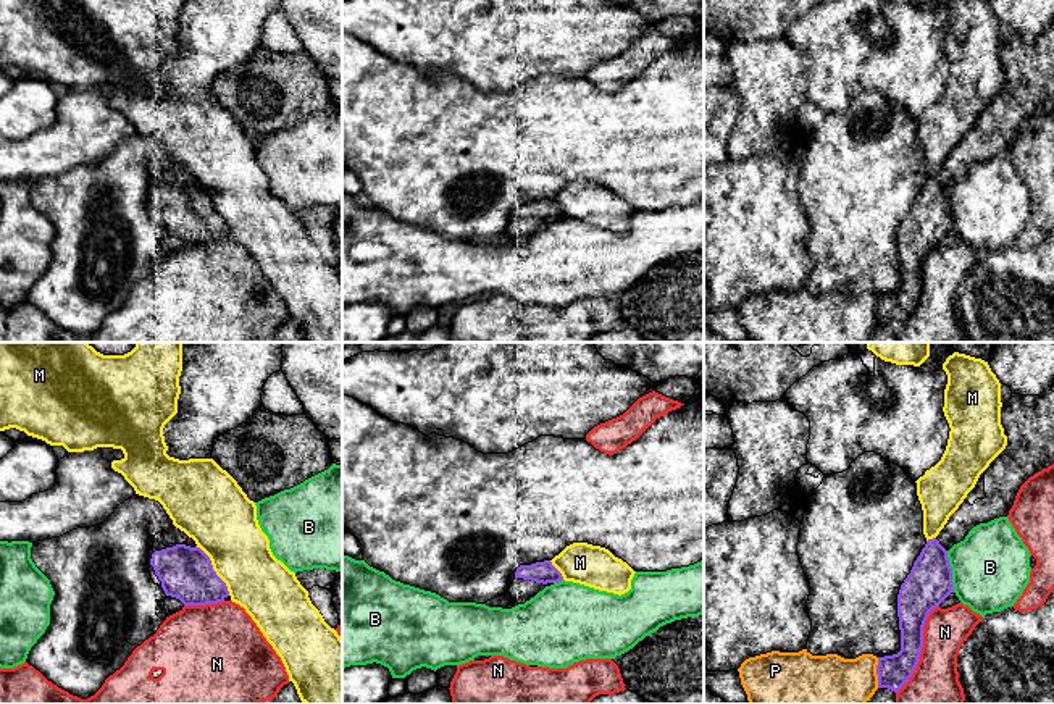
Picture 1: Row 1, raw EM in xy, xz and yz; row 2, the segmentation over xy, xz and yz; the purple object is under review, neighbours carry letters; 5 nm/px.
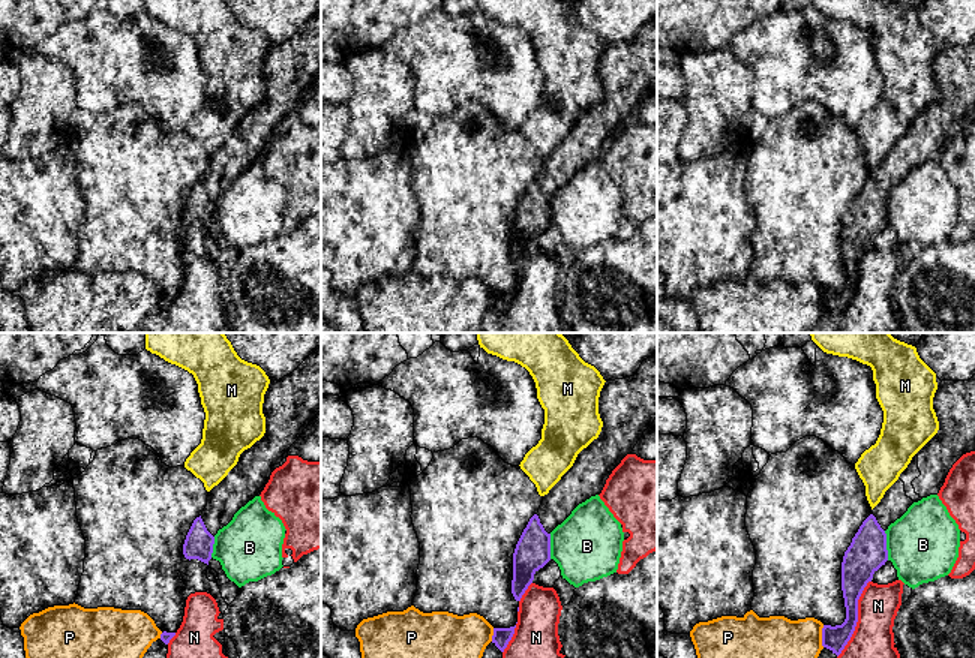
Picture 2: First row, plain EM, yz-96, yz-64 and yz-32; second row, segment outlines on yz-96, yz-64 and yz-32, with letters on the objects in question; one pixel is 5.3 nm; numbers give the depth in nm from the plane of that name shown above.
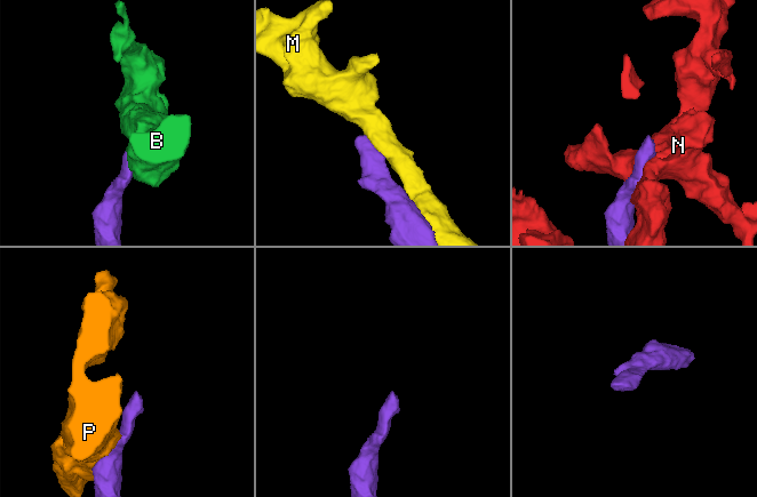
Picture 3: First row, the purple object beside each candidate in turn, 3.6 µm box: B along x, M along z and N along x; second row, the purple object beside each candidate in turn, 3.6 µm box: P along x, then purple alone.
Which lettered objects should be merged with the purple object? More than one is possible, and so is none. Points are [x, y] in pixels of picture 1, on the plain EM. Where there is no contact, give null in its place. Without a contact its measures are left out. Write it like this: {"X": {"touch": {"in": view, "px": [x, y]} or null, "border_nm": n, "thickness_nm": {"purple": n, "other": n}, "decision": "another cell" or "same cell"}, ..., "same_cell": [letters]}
{"B": {"touch": {"in": "yz", "px": [951, 210]}, "border_nm": 220, "thickness_nm": {"purple": 220, "other": 380}, "decision": "another cell"}, "M": {"touch": {"in": "xy", "px": [213, 209]}, "border_nm": 300, "thickness_nm": {"purple": 260, "other": 340}, "decision": "another cell"}, "N": {"touch": {"in": "yz", "px": [920, 288]}, "border_nm": 480, "thickness_nm": {"purple": 190, "other": 300}, "decision": "another cell"}, "P": {"touch": {"in": "yz", "px": [877, 310]}, "border_nm": 150, "thickness_nm": {"purple": 160, "other": 360}, "decision": "another cell"}, "same_cell": []}

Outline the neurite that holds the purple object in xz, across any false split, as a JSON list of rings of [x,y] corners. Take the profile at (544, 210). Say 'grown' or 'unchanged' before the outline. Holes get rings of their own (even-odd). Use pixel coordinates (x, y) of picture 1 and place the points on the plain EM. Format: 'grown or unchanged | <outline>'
grown | [[[550,199],[520,203],[515,210],[515,218],[510,223],[508,231],[515,241],[525,242],[542,229],[547,221],[558,221],[562,218],[562,212],[552,203]]]

